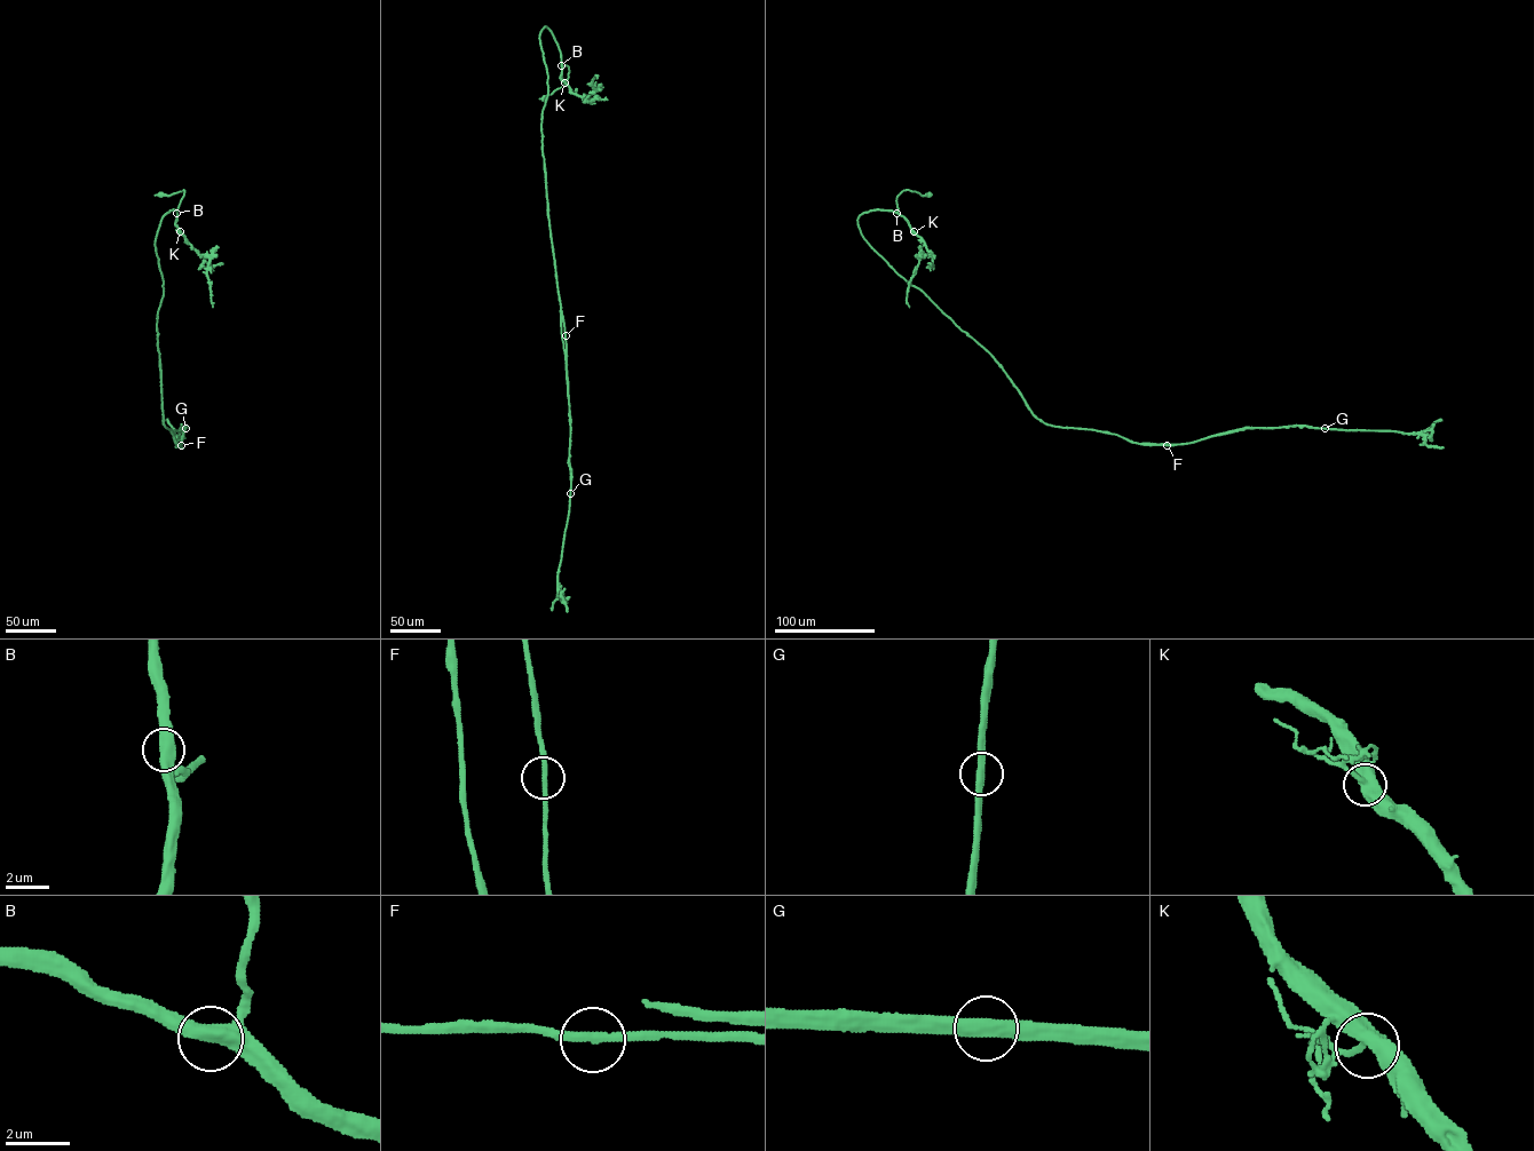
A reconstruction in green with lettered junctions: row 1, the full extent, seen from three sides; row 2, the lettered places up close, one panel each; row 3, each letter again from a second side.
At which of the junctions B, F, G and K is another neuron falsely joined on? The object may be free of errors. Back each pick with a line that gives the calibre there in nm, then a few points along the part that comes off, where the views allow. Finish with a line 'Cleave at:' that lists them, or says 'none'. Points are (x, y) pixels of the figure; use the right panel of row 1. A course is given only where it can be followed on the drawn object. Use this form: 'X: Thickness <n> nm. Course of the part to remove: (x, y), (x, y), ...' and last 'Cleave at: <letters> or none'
G: Thickness 400 nm. Course of the part to remove: (1325, 428), (1248, 428), (1165, 445), (1141, 444), (1108, 433), (1054, 426), (1032, 413), (995, 359)
Cleave at: G

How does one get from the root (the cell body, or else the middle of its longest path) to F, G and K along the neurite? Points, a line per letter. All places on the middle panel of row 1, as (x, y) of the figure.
F: (545, 98), (569, 72), (546, 26), (539, 37), (547, 76), (543, 152), (566, 335)
G: (545, 98), (569, 72), (546, 26), (539, 37), (547, 76), (543, 152), (566, 362), (570, 493)
K: (545, 98), (567, 81), (567, 65), (561, 66), (560, 77), (564, 82)

